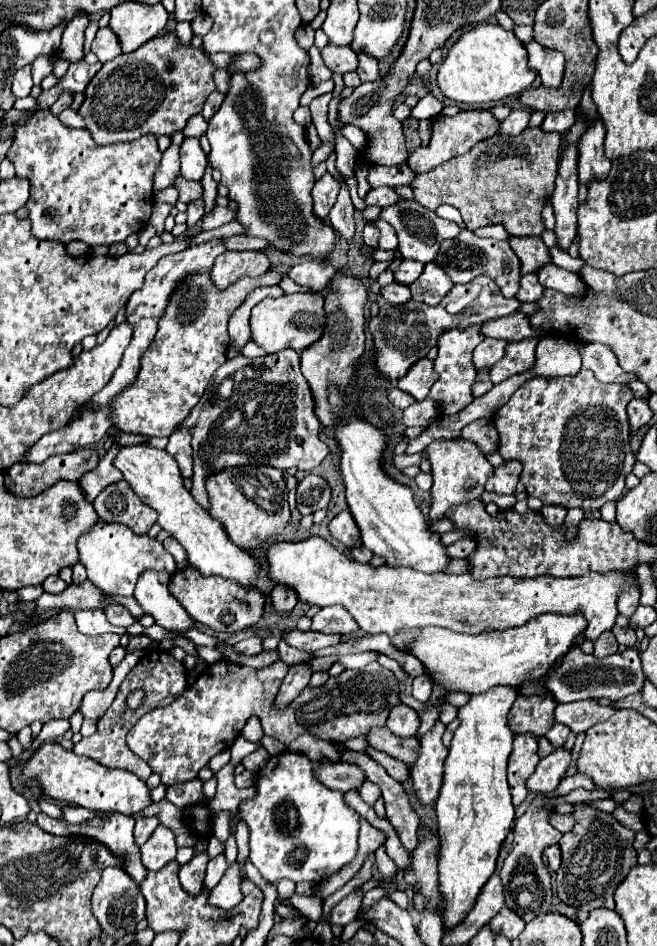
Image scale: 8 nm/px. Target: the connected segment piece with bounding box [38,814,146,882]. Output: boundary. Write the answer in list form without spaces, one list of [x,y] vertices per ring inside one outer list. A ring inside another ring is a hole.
[[[38,814],[38,824],[44,828],[44,830],[48,830],[48,832],[52,832],[52,834],[58,834],[58,836],[72,836],[72,834],[80,834],[80,836],[88,836],[88,838],[96,838],[98,842],[102,842],[102,844],[106,844],[116,856],[122,856],[122,858],[126,858],[126,864],[124,864],[124,870],[130,874],[130,876],[134,876],[134,880],[136,882],[142,882],[142,878],[146,876],[146,870],[144,870],[144,866],[142,866],[142,862],[140,862],[140,850],[138,850],[138,846],[136,846],[136,842],[134,842],[134,818],[132,816],[124,816],[124,814],[102,814],[102,816],[92,816],[92,818],[88,818],[88,820],[84,820],[84,822],[80,822],[80,824],[64,824],[64,822],[60,822],[60,820],[56,820],[56,818],[50,818],[50,816],[46,816],[46,814]]]

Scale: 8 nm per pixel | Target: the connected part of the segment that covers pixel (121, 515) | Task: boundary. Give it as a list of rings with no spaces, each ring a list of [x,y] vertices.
[[[126,480],[106,486],[94,500],[94,508],[104,522],[124,524],[136,534],[146,534],[156,522],[156,512],[142,504]]]

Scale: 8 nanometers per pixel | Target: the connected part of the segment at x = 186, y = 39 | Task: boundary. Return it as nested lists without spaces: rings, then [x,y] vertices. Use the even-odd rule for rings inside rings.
[[[177,23],[175,31],[182,44],[190,44],[194,35],[190,23]]]

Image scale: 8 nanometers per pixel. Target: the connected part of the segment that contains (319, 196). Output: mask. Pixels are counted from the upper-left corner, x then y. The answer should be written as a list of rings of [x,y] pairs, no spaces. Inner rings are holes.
[[[324,174],[320,180],[316,180],[316,184],[312,188],[312,198],[314,198],[314,214],[318,218],[328,216],[330,208],[334,206],[334,200],[338,196],[338,188],[340,188],[340,184],[330,174]]]

